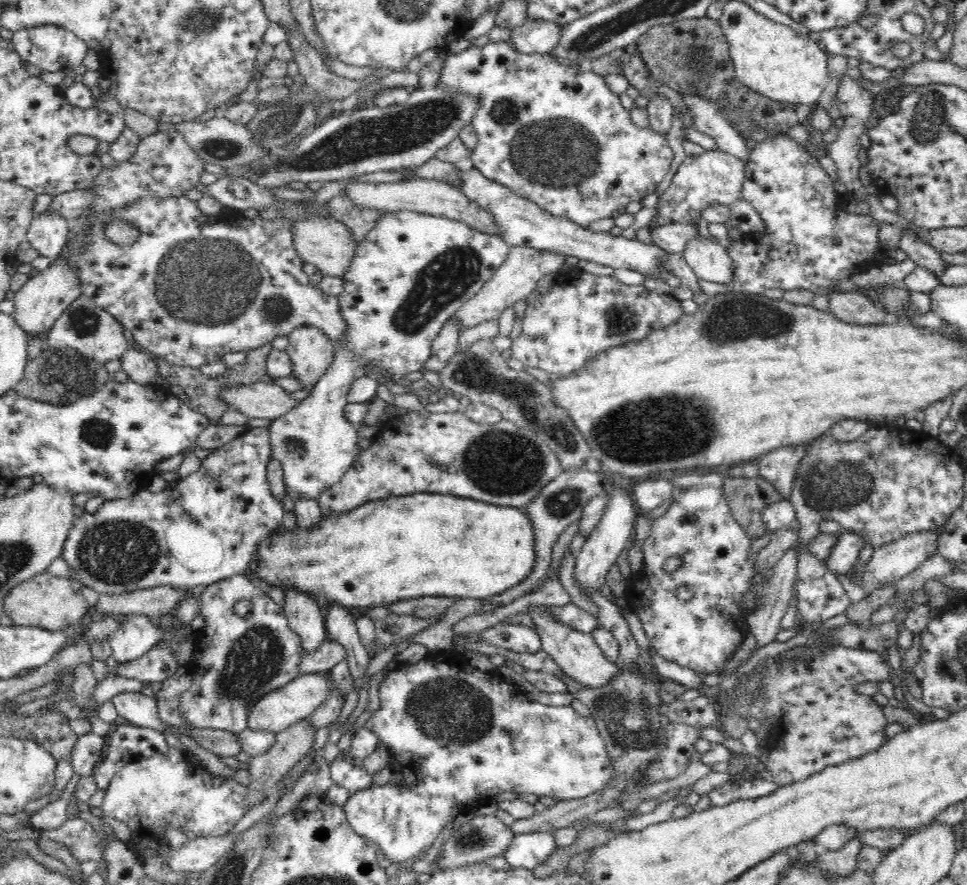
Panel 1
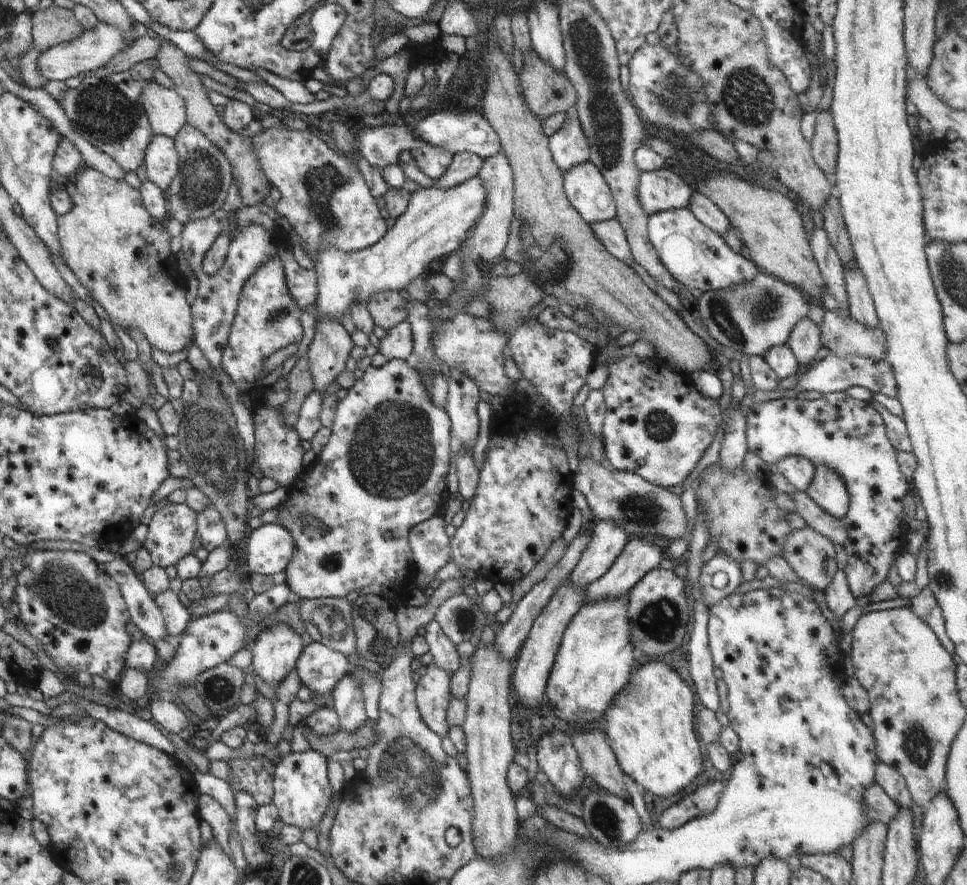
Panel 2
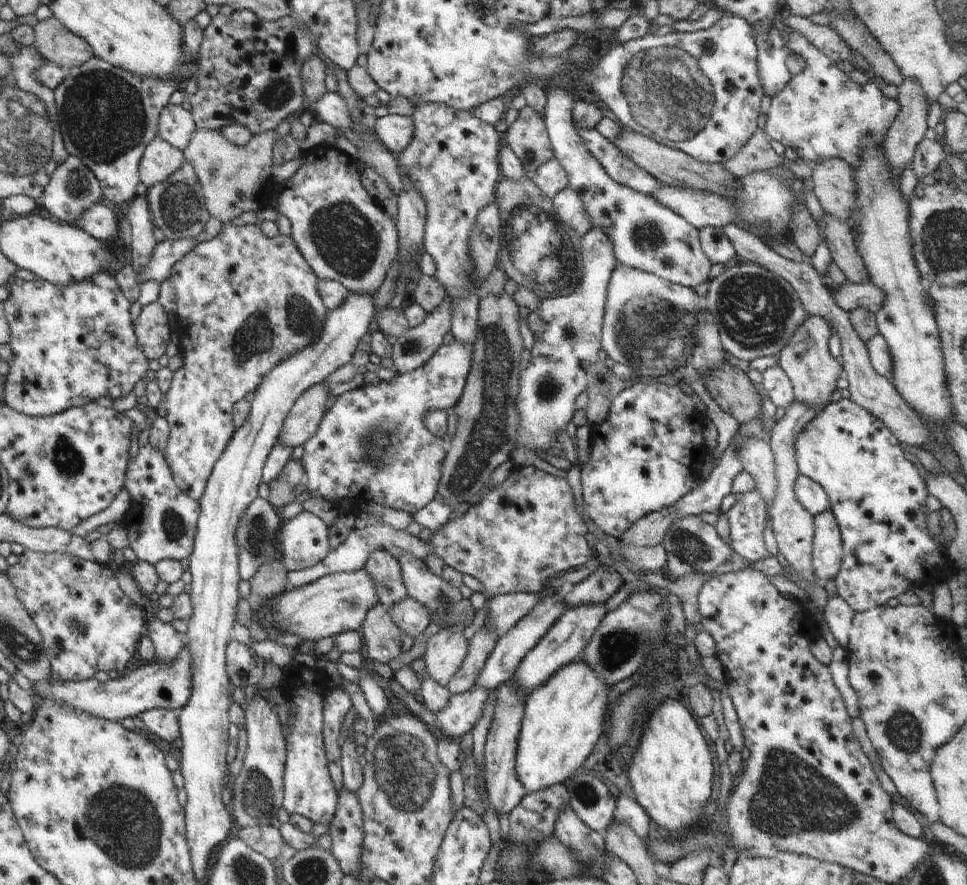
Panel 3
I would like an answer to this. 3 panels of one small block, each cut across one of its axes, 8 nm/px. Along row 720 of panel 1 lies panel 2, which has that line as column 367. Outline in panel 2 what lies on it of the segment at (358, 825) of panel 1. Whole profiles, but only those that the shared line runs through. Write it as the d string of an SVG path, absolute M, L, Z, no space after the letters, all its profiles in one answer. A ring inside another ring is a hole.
M401 359L389 360L387 364L381 368L366 368L364 376L357 380L348 391L343 391L336 404L336 416L334 423L330 428L332 432L328 444L324 446L320 454L317 455L314 468L310 472L303 473L297 481L293 490L289 492L286 502L279 504L278 523L282 524L282 528L287 528L294 536L294 554L290 558L290 564L286 566L284 574L286 574L286 585L289 594L295 599L322 599L330 597L345 598L350 592L358 592L368 596L380 596L384 600L390 602L390 606L395 610L400 607L407 607L409 595L414 587L405 587L404 582L414 579L417 575L415 570L415 560L412 556L412 548L408 542L409 532L414 526L428 521L435 515L444 511L447 501L451 495L447 488L447 476L452 471L452 456L450 446L454 441L451 430L451 421L444 407L438 407L434 404L431 395L431 389L426 388L426 384L422 382L420 372L407 364ZM302 514L310 514L316 518L318 526L304 526L302 524ZM295 521L300 521L295 522ZM390 532L392 536L386 538L384 534Z

